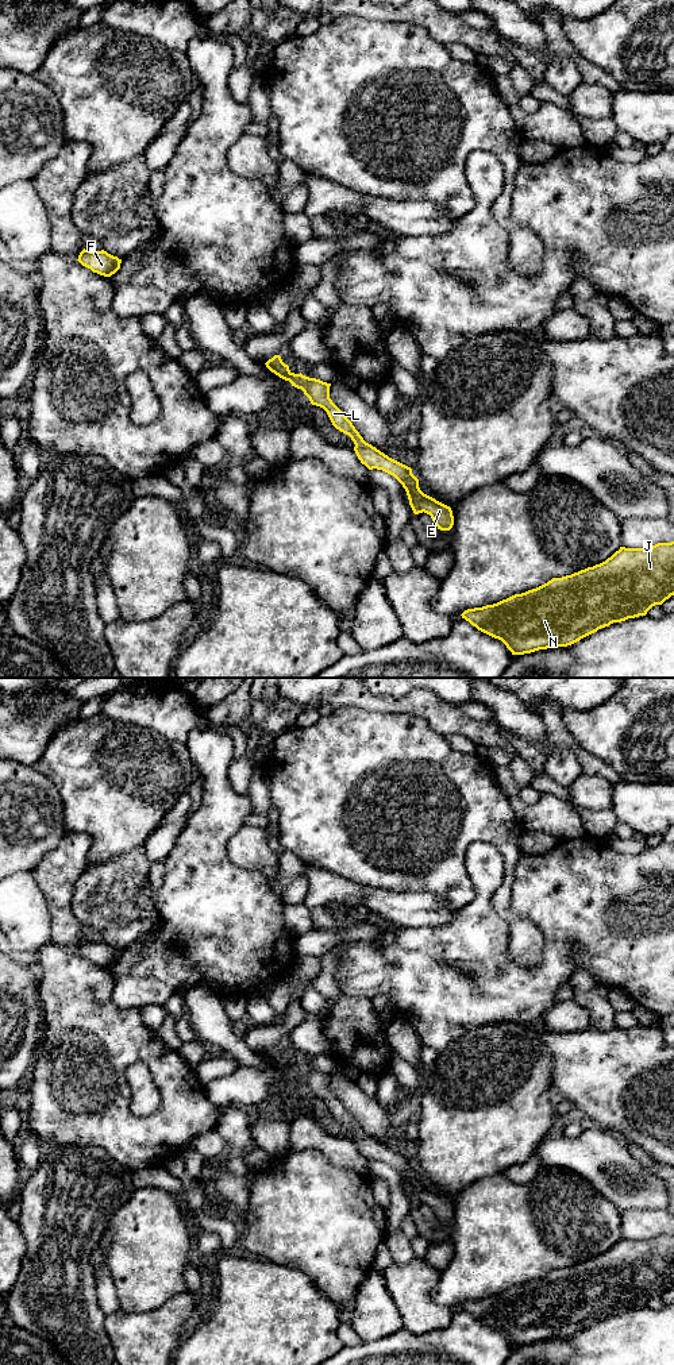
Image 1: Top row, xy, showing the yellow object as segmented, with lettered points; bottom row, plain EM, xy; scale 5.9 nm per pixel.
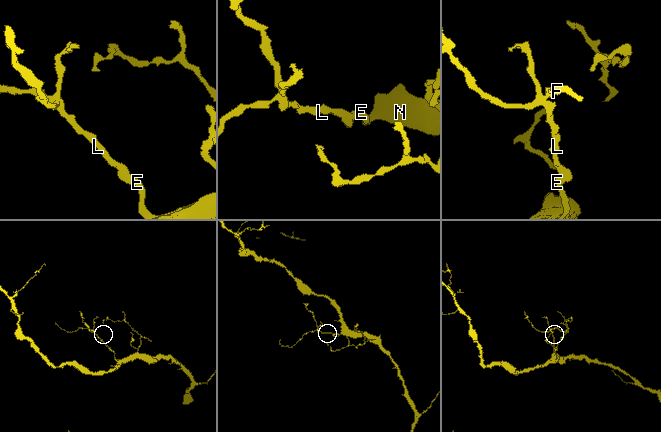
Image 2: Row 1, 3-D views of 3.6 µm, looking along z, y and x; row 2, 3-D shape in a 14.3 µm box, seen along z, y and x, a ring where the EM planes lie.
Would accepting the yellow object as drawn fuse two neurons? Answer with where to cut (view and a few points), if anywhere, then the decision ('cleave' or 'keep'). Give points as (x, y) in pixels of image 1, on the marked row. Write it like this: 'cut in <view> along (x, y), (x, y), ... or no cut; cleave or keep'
no cut; keep

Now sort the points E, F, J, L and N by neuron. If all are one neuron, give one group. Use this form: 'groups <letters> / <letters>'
groups E F J L N

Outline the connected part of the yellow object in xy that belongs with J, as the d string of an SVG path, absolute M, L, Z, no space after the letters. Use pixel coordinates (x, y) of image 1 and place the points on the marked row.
M674 541L658 543L650 548L620 547L600 564L562 578L552 578L536 589L515 594L497 604L467 609L461 616L478 631L501 640L512 655L524 655L552 647L567 647L613 622L646 616L652 606L662 605L671 595L674 595Z

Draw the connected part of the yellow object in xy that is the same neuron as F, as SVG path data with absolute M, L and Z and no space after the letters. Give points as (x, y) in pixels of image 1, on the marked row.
M82 250L77 259L82 266L104 277L111 277L120 269L122 259L107 251Z

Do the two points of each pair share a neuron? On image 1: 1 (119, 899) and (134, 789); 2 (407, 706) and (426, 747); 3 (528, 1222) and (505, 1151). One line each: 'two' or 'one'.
1: one
2: two
3: two

